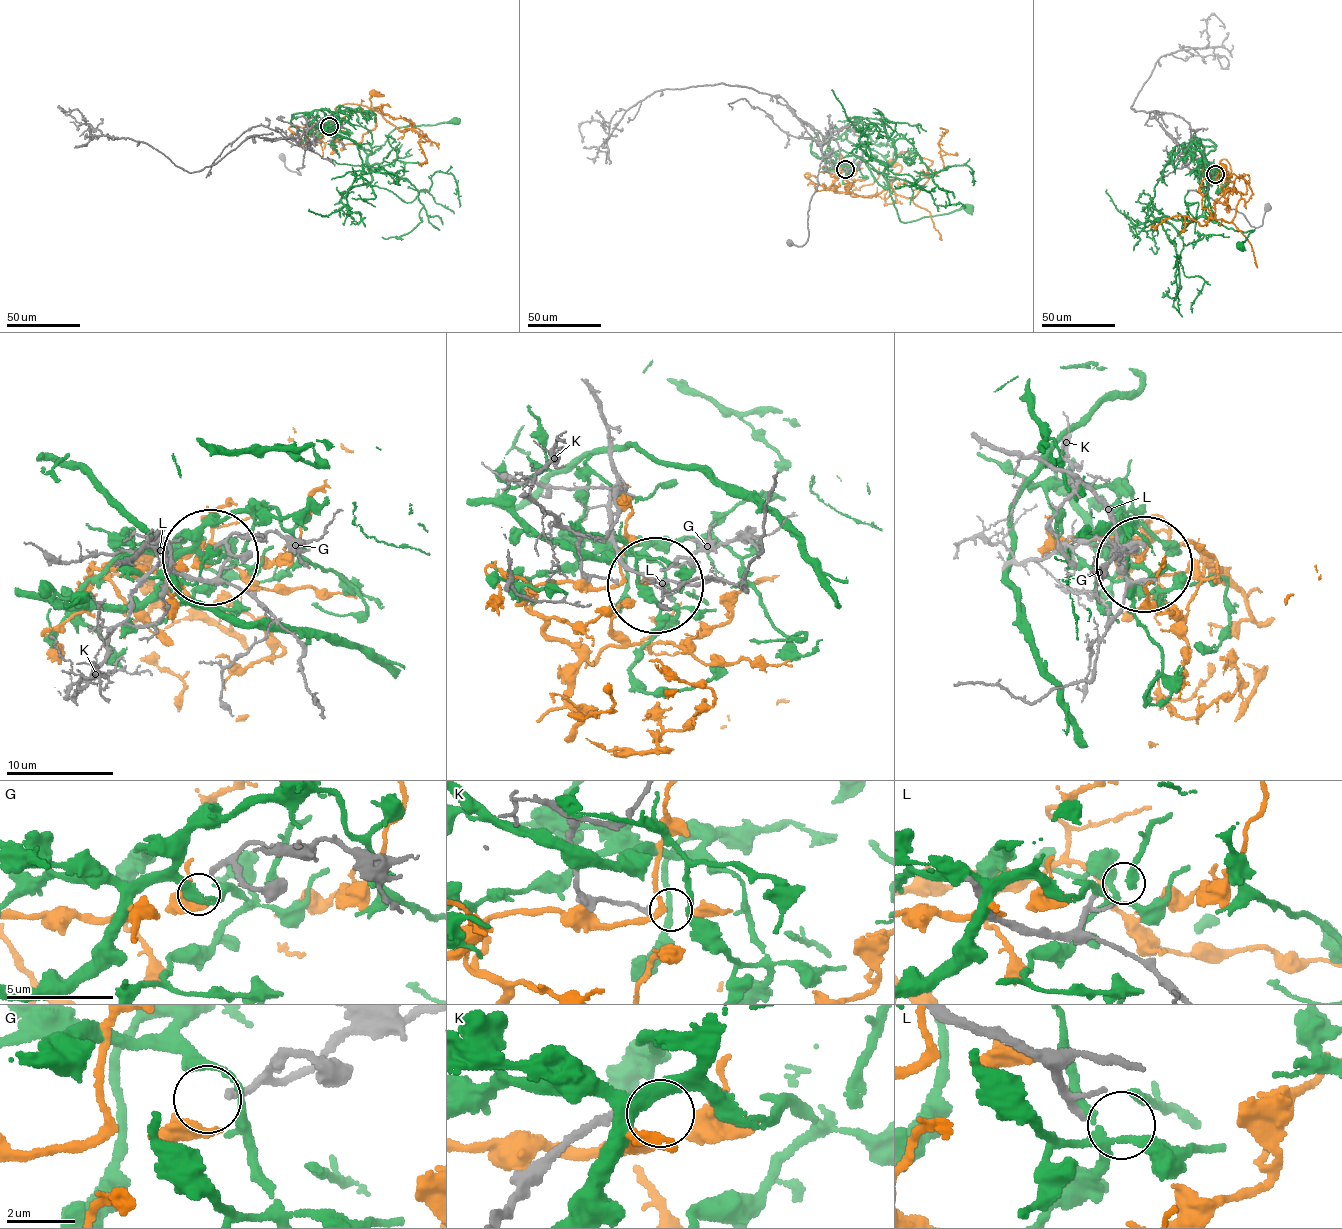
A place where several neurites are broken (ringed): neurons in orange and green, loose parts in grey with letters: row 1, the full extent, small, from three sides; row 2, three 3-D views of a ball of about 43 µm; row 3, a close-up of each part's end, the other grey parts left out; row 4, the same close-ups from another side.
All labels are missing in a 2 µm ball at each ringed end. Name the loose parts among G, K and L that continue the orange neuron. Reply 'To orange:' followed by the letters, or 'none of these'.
To orange: G

